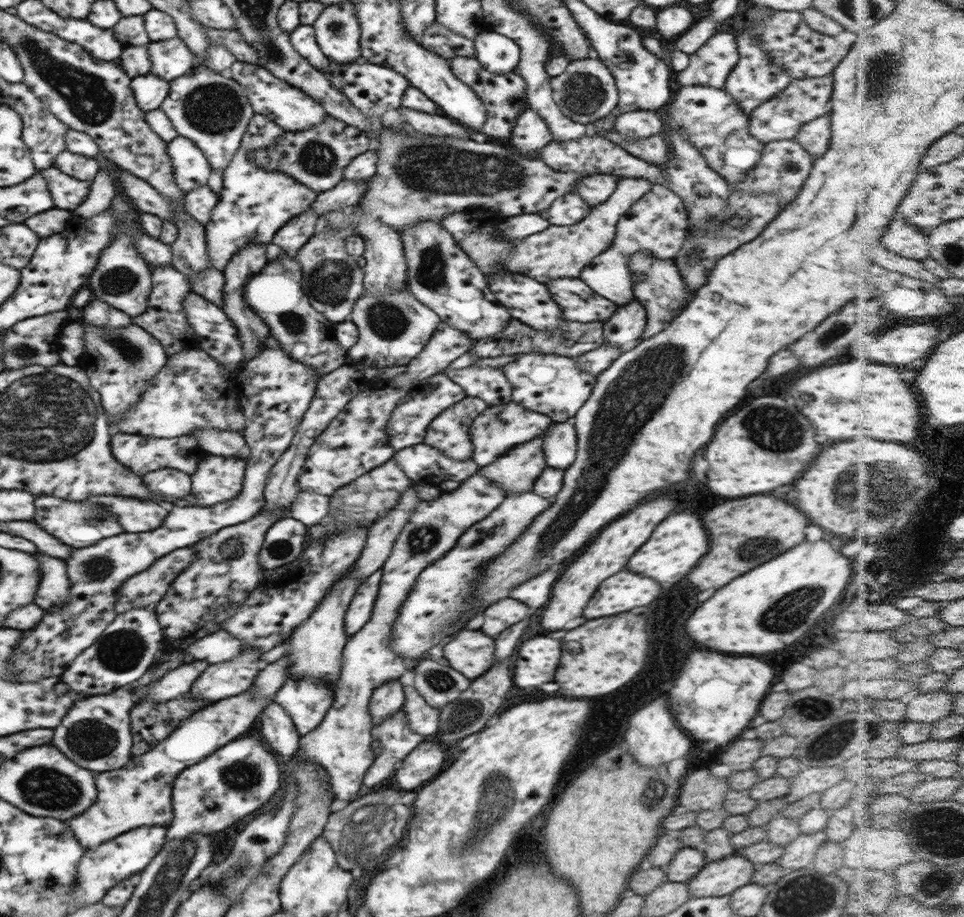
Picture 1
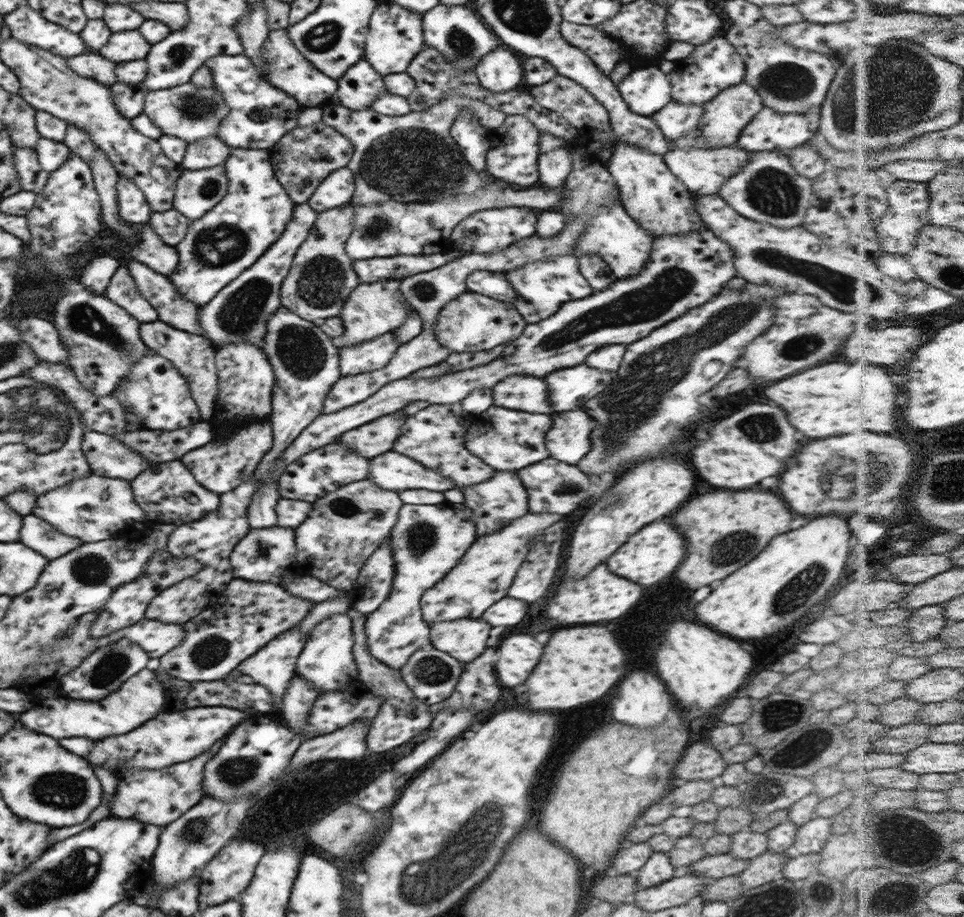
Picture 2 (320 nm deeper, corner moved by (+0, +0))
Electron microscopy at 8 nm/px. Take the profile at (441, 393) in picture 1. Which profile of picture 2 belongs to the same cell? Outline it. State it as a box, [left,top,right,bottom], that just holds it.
[335,409,408,458]

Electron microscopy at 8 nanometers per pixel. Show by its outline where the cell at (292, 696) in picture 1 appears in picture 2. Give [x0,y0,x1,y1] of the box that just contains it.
[295,613,359,695]

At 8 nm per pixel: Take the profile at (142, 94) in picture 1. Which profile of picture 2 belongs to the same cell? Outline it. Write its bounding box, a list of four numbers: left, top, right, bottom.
[109,82,150,118]

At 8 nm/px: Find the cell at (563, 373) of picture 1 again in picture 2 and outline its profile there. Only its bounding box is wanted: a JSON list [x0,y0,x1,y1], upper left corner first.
[494,376,550,414]

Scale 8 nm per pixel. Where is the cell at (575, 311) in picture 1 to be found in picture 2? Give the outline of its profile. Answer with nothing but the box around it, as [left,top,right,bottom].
[504,255,593,324]

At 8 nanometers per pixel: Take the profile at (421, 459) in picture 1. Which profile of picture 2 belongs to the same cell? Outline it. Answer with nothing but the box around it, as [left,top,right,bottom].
[368,452,454,490]

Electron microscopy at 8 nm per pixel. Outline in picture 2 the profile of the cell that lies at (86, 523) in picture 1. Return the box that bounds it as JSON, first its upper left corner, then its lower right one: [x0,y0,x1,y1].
[20,516,82,560]

